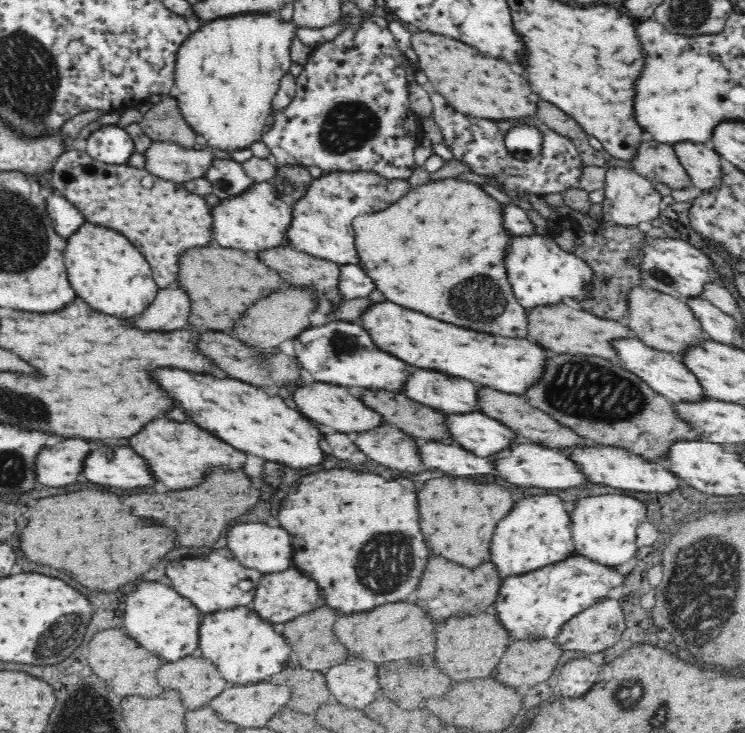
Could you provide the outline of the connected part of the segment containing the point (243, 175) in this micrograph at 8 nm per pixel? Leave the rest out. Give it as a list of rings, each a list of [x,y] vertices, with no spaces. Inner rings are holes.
[[[231,159],[214,160],[206,178],[214,187],[213,194],[222,200],[230,196],[242,196],[244,192],[258,184],[240,163]]]

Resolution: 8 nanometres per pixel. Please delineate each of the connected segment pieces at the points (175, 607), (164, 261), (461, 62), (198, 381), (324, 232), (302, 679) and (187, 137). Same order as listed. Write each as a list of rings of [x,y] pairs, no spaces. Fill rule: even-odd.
[[[140,582],[136,592],[126,598],[124,624],[128,634],[146,650],[166,658],[168,662],[176,662],[196,650],[198,644],[198,628],[200,618],[196,608],[192,608],[190,600],[184,600],[172,588],[162,586],[158,582]]]
[[[74,149],[66,152],[55,166],[50,180],[54,190],[74,202],[84,212],[86,220],[100,220],[100,224],[120,228],[120,232],[124,232],[124,236],[128,236],[148,258],[160,288],[180,278],[178,264],[186,250],[212,242],[214,218],[210,204],[206,198],[188,192],[182,184],[162,180],[146,168],[106,164],[87,152]]]
[[[414,30],[412,47],[418,55],[421,71],[436,86],[436,92],[440,92],[450,104],[454,104],[458,112],[488,120],[522,121],[536,115],[540,96],[530,90],[528,80],[516,74],[502,60],[480,56],[480,52],[476,52],[468,44],[428,31]]]
[[[168,370],[160,380],[164,380],[164,388],[180,400],[180,406],[186,408],[194,422],[204,424],[204,428],[212,428],[212,432],[238,450],[290,468],[308,468],[326,460],[322,450],[324,434],[318,424],[290,408],[282,396],[266,396],[260,388],[238,380],[202,376],[184,370]]]
[[[358,169],[354,172],[336,171],[324,173],[313,179],[305,188],[304,195],[294,203],[292,226],[288,234],[292,234],[292,244],[306,254],[316,258],[324,258],[336,264],[357,264],[360,255],[356,250],[354,220],[366,213],[382,211],[412,190],[408,178],[386,178],[382,173],[372,169]]]
[[[308,669],[308,672],[300,670],[300,672],[284,674],[284,678],[274,674],[270,678],[270,682],[288,684],[292,688],[290,705],[293,710],[314,714],[321,704],[327,702],[330,696],[325,677],[325,674],[320,670],[311,671]],[[278,678],[282,678],[282,680],[278,680]]]
[[[174,96],[163,98],[152,112],[146,112],[140,128],[151,142],[173,142],[182,148],[193,149],[199,141],[198,135],[182,116]]]

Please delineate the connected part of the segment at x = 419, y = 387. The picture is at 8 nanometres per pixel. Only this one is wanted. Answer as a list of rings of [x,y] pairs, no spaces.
[[[418,370],[408,380],[406,394],[416,402],[448,414],[470,414],[480,408],[480,386],[442,372]]]

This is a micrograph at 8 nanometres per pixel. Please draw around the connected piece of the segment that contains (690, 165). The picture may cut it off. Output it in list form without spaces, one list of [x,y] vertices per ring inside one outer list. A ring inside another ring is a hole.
[[[680,142],[673,145],[675,153],[680,159],[680,163],[684,165],[684,169],[688,171],[690,175],[691,183],[694,183],[698,189],[702,190],[702,193],[707,192],[708,190],[716,190],[722,186],[724,182],[724,171],[722,168],[725,164],[720,153],[716,151],[716,148],[713,148],[710,144],[700,144],[694,142]]]

